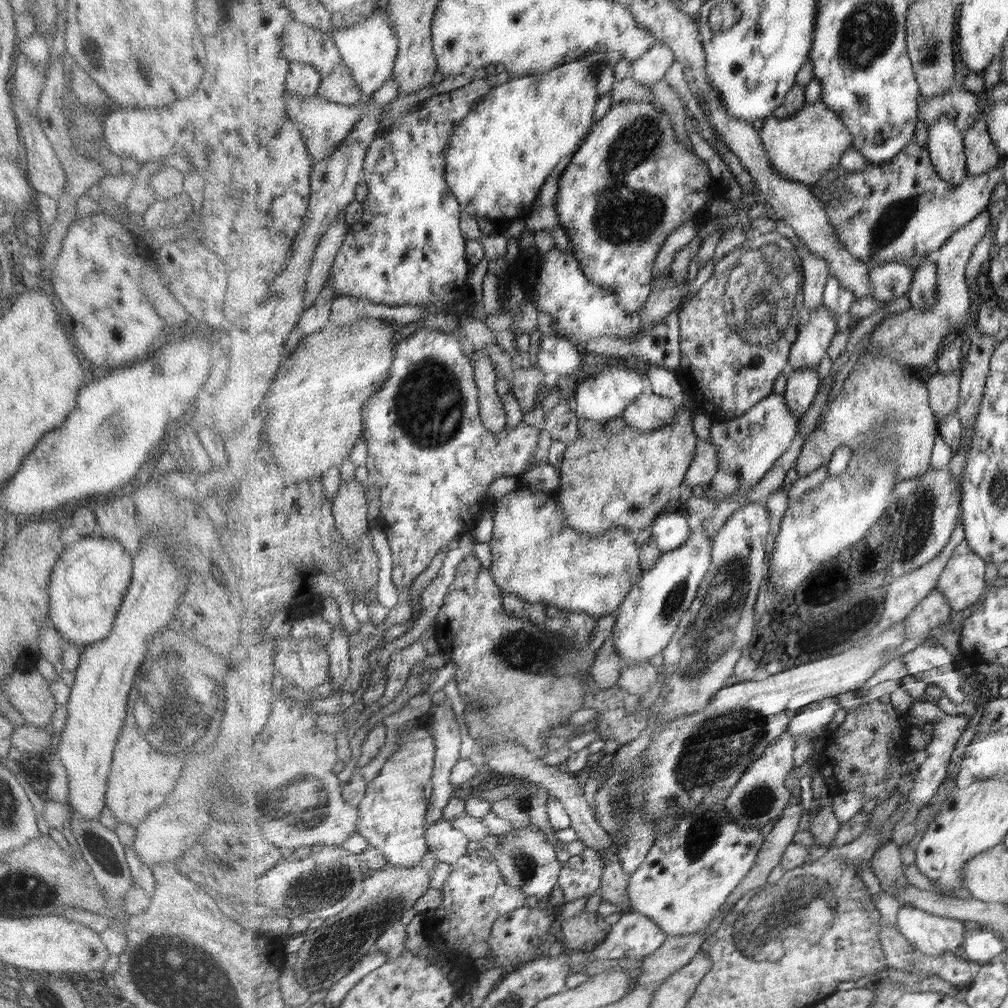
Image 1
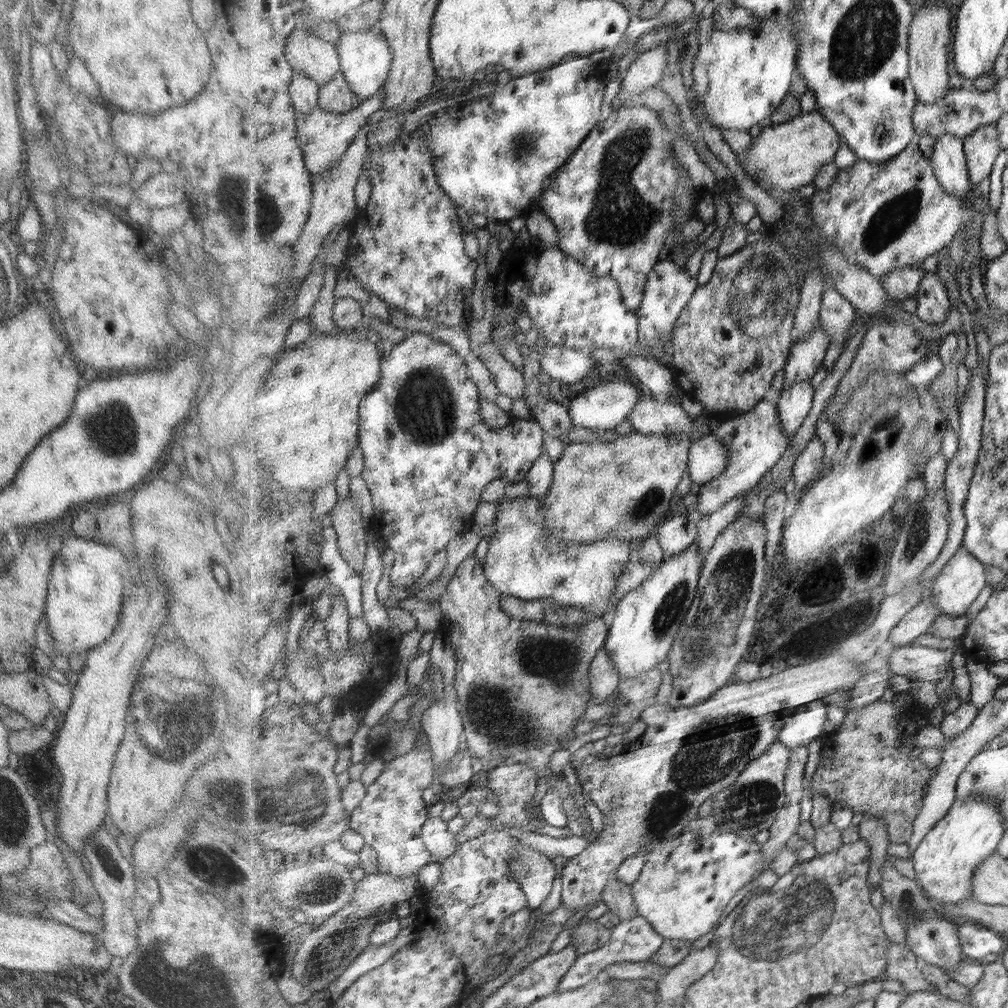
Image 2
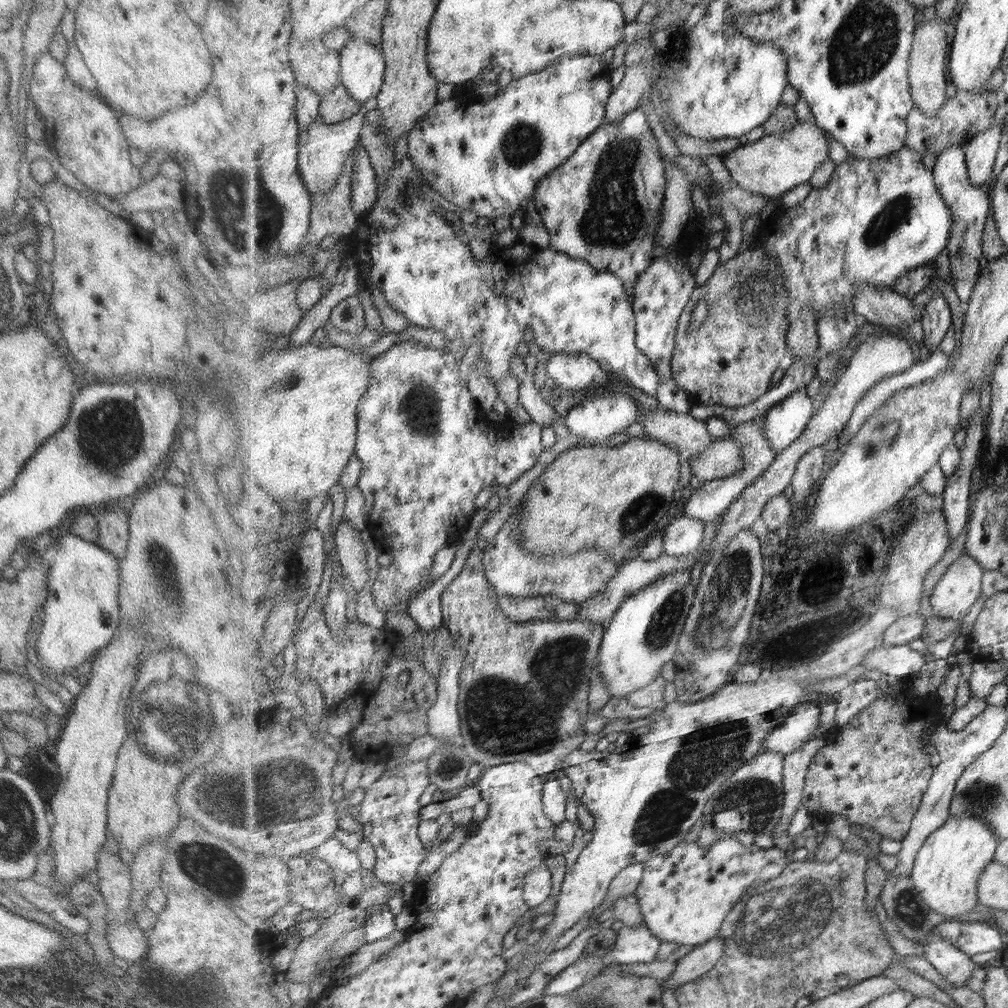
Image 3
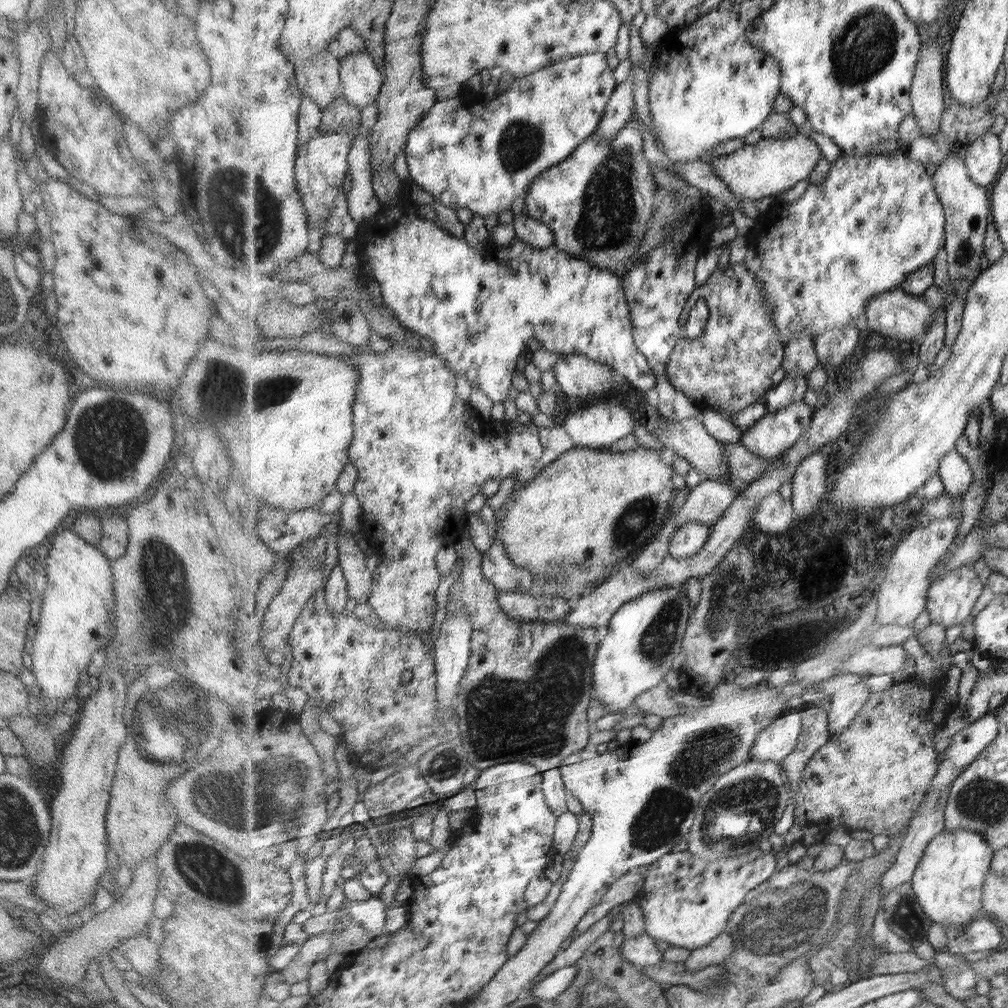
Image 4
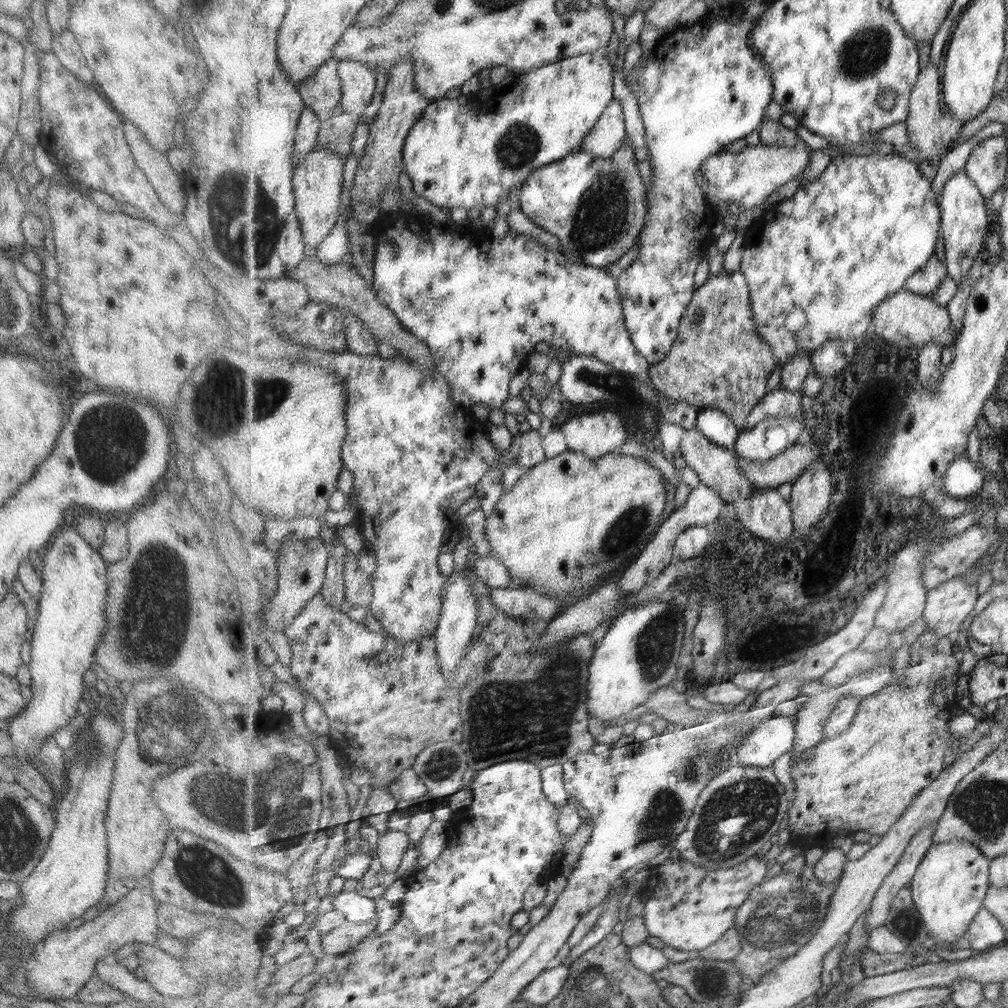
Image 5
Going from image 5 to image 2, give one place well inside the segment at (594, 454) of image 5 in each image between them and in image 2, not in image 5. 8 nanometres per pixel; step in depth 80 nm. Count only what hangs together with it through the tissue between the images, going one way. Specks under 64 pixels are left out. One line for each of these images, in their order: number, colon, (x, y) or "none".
2: (605, 406)
3: (599, 419)
4: (599, 427)

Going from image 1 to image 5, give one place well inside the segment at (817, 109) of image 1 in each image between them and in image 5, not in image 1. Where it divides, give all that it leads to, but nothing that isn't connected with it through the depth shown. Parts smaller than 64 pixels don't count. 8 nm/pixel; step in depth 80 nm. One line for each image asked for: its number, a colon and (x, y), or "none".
2: (786, 156)
3: (771, 166)
4: (771, 166)
5: (748, 178)

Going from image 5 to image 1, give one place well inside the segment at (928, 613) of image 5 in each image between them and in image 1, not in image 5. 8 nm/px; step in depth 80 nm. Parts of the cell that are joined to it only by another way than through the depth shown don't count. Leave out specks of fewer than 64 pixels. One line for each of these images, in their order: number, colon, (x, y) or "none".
1: (963, 582)
2: (958, 585)
3: (959, 588)
4: (952, 598)

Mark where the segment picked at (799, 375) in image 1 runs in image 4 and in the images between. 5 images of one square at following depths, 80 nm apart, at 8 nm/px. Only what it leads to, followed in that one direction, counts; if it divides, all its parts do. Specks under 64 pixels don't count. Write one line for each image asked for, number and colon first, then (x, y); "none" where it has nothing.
2: (794, 403)
3: (786, 423)
4: (776, 433)

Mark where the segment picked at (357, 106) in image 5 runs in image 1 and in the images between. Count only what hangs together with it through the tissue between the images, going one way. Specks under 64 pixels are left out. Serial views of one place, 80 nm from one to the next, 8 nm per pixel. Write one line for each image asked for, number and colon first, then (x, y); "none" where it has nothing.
1: (370, 50)
2: (366, 56)
3: (363, 69)
4: (362, 82)

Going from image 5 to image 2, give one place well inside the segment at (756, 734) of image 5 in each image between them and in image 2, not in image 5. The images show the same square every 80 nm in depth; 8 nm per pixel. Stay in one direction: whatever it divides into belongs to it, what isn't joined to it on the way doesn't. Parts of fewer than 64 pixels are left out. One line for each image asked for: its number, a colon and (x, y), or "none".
2: (807, 723)
3: (790, 735)
4: (775, 742)

